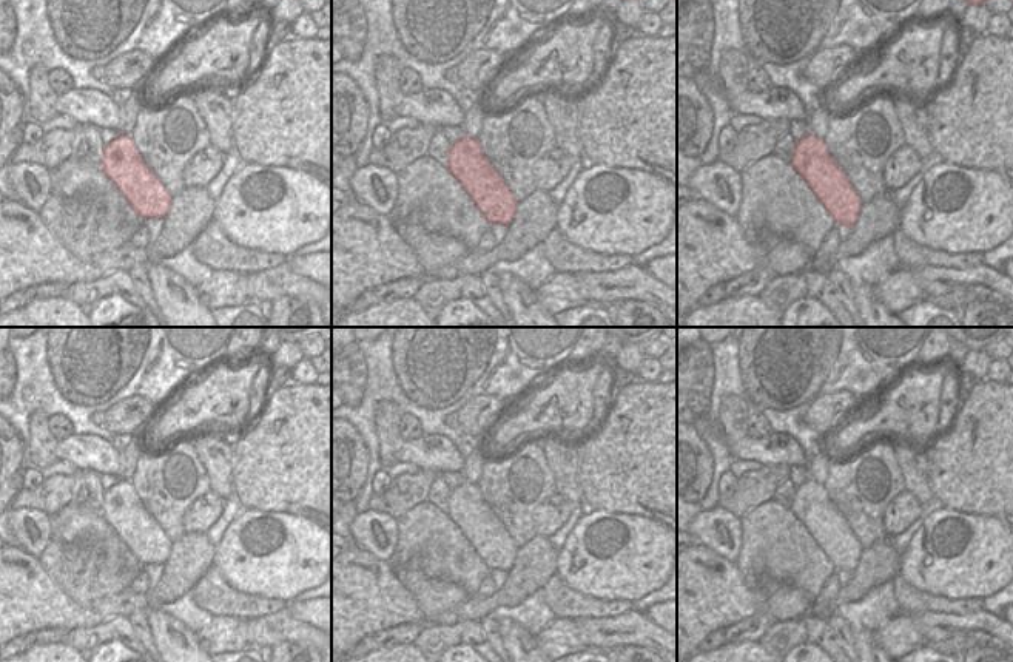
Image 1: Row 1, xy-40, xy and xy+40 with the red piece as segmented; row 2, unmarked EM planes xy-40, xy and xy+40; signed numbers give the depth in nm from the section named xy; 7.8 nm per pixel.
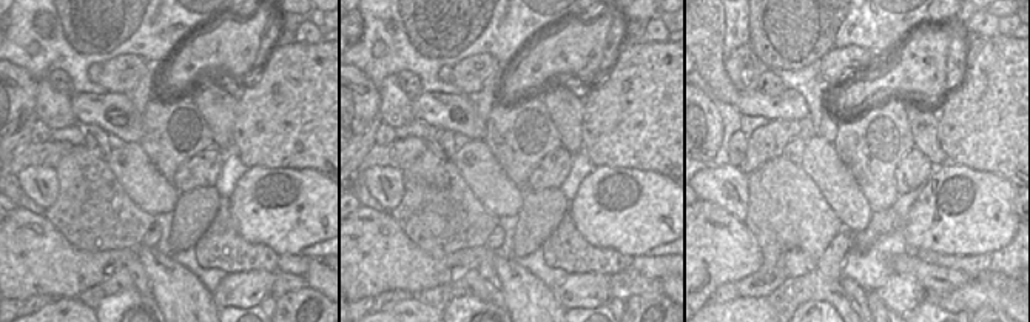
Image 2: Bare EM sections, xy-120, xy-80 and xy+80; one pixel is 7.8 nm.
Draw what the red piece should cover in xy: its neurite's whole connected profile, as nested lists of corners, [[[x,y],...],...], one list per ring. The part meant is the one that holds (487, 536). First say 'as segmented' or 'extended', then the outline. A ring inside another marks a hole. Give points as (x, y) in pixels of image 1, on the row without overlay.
as segmented; [[[464,481],[452,489],[446,512],[489,569],[507,572],[512,568],[518,546],[486,505],[476,485]]]

